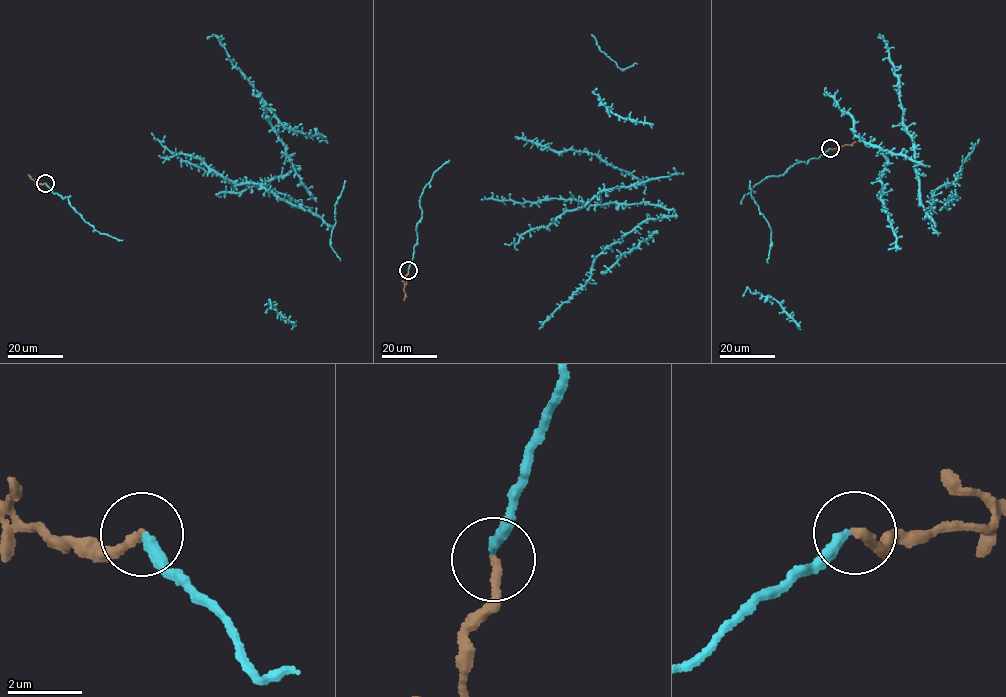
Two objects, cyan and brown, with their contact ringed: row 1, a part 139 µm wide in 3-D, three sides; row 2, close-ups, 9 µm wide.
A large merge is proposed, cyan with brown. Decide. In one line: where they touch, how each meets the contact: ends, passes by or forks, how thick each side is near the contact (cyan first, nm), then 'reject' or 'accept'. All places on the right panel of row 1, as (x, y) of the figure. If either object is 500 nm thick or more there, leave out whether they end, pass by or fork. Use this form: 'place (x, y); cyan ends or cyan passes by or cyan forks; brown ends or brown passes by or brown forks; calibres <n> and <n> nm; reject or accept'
place (830, 148); cyan ends; brown ends; calibres 280 and 240 nm; accept

